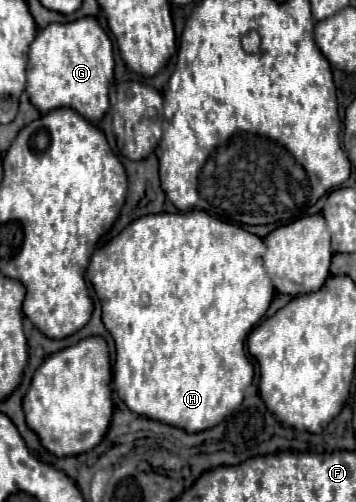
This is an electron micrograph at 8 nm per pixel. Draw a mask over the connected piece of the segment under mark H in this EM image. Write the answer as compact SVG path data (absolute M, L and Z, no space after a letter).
M190 211L190 213L162 213L162 215L146 215L136 221L132 221L120 235L116 235L108 245L100 247L90 261L88 267L88 279L100 299L102 305L102 321L106 329L110 331L114 343L116 343L116 363L114 363L114 385L120 399L128 405L130 411L144 415L148 419L184 429L188 433L198 433L216 427L224 417L228 417L244 399L244 387L250 385L254 377L254 369L246 357L244 343L250 331L258 325L258 321L264 317L264 313L270 307L270 301L274 297L272 281L264 275L262 267L262 253L266 251L266 245L260 237L244 231L238 225L222 223L220 219L214 219L206 215L206 211Z

